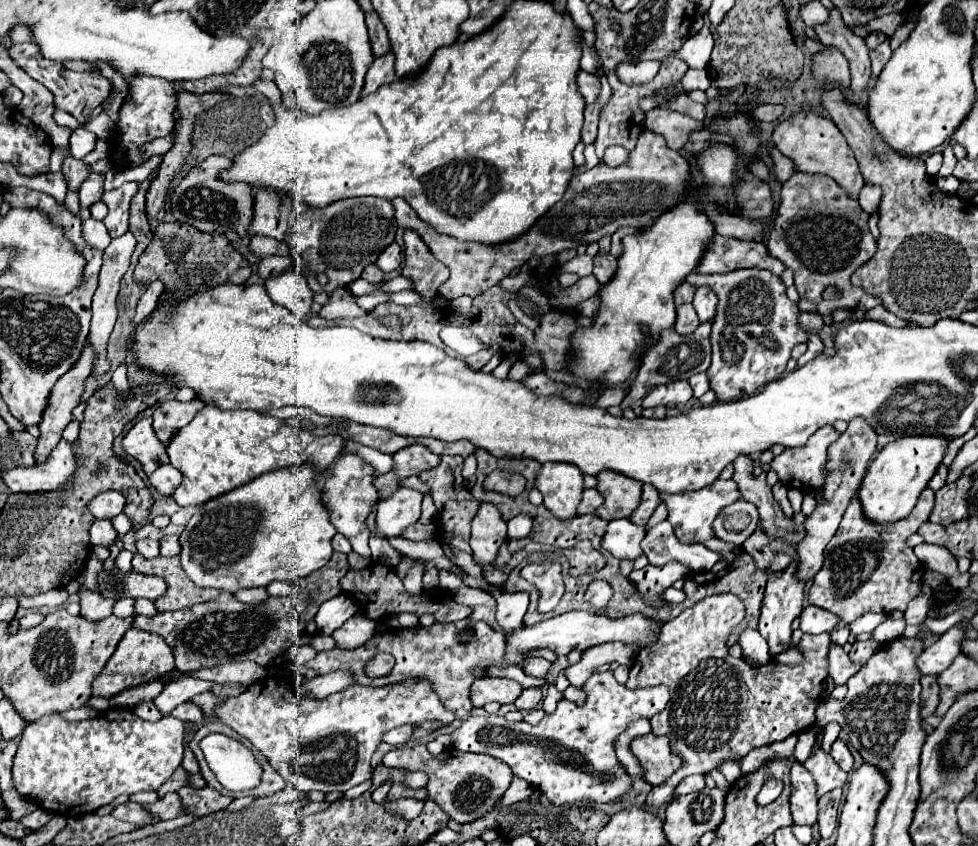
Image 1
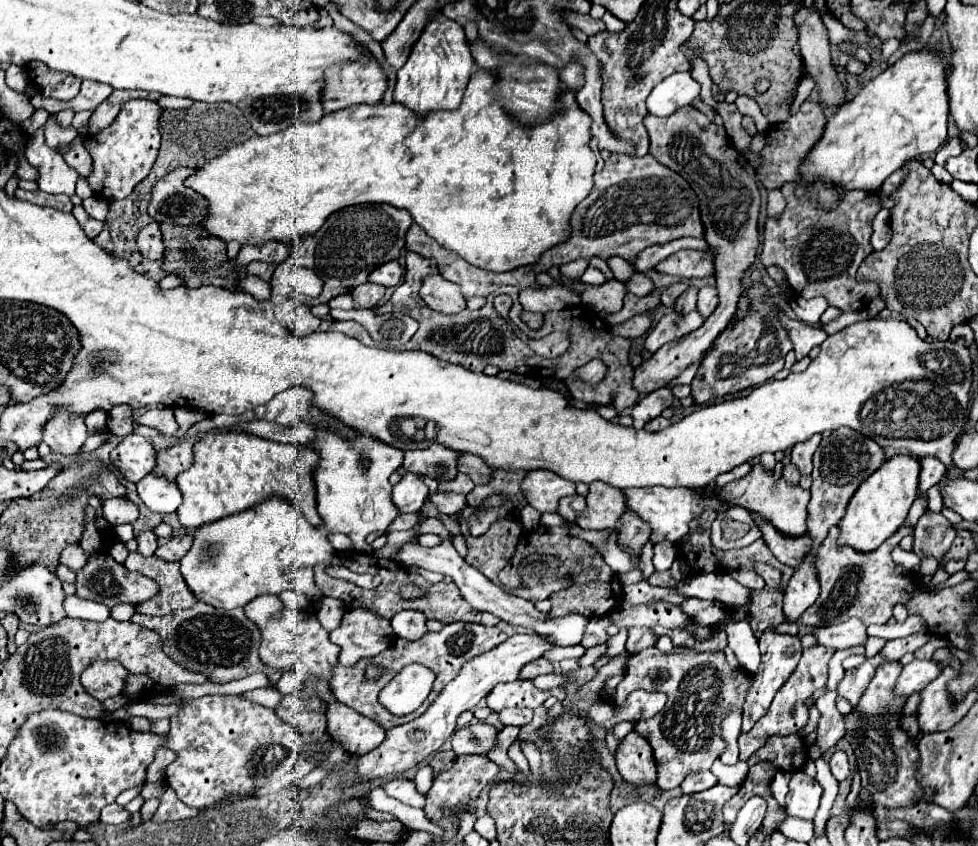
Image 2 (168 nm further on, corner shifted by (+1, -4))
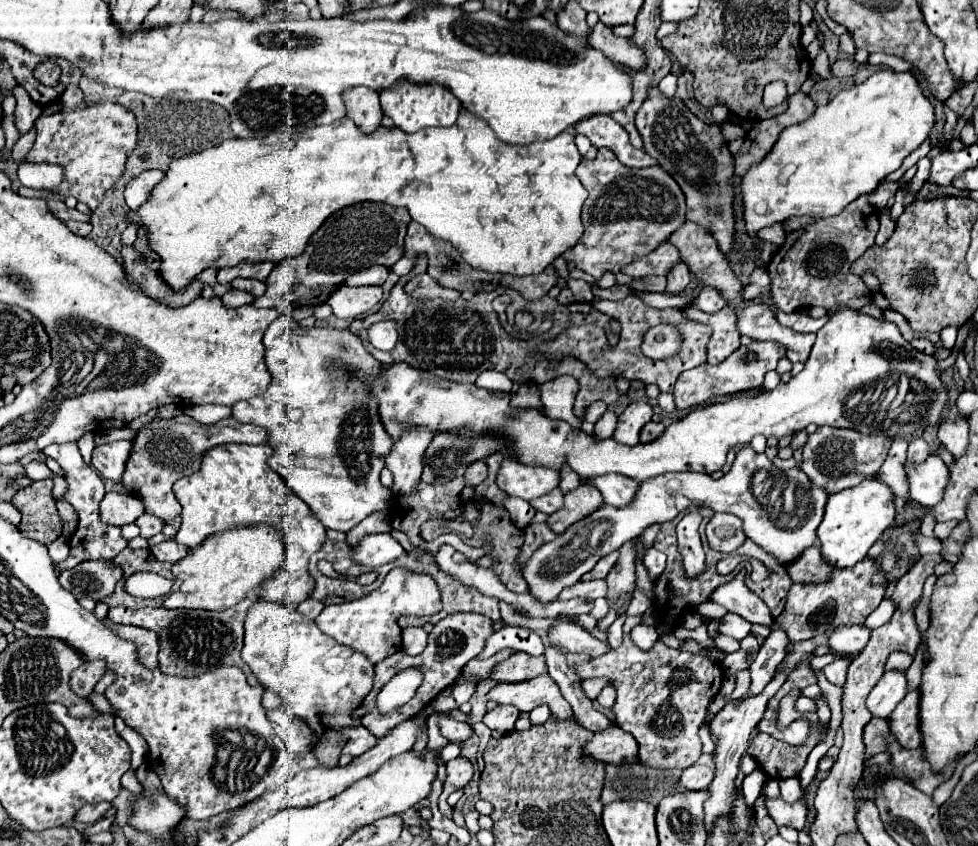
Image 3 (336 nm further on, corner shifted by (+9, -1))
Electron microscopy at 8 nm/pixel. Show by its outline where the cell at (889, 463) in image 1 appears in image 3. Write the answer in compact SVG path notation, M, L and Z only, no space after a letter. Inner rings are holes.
M866 478L854 488L846 488L828 498L824 520L818 526L820 554L826 564L834 568L850 568L866 558L868 548L882 536L882 532L894 520L894 498L892 490L876 478Z

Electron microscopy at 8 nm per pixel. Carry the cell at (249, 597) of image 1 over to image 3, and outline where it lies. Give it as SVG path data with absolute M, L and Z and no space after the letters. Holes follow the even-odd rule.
M254 600L246 614L244 628L242 660L256 674L260 686L276 692L294 716L308 724L328 724L322 726L312 754L322 766L338 766L340 752L346 744L340 730L360 724L360 720L352 714L372 690L374 666L364 654L322 634L312 620L276 602Z

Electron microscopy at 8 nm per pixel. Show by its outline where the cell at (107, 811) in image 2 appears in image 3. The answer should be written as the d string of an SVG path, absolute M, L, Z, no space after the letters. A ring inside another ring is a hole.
M110 802L86 804L86 806L82 806L82 808L76 812L74 820L76 820L76 822L84 822L84 824L94 824L94 822L98 822L98 820L102 818L102 814L104 814L110 806L112 806Z

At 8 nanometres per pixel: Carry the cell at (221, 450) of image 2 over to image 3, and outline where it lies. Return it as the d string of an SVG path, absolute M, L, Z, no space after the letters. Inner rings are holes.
M224 444L204 454L200 472L180 478L174 484L174 494L182 504L182 526L176 534L176 542L188 548L200 546L206 538L252 524L270 524L272 528L282 530L286 558L280 570L260 584L256 598L266 602L286 604L296 608L300 602L310 598L314 590L314 580L308 574L308 560L318 552L326 540L326 528L322 522L308 510L280 474L274 474L266 460L270 454L262 454L262 446L248 444Z

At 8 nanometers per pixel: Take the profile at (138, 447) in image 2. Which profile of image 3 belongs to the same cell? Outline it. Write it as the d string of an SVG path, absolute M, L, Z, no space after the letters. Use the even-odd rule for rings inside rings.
M120 440L120 442L110 442L94 448L92 454L92 468L108 480L120 482L122 470L126 468L126 458L130 456L130 440Z

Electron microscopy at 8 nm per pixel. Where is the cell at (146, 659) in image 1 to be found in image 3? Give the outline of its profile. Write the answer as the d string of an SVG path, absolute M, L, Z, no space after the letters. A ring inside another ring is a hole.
M84 662L84 664L80 664L72 672L72 676L70 676L70 688L78 696L86 698L88 694L92 694L96 682L102 678L104 672L106 672L106 666L102 666L102 662Z

